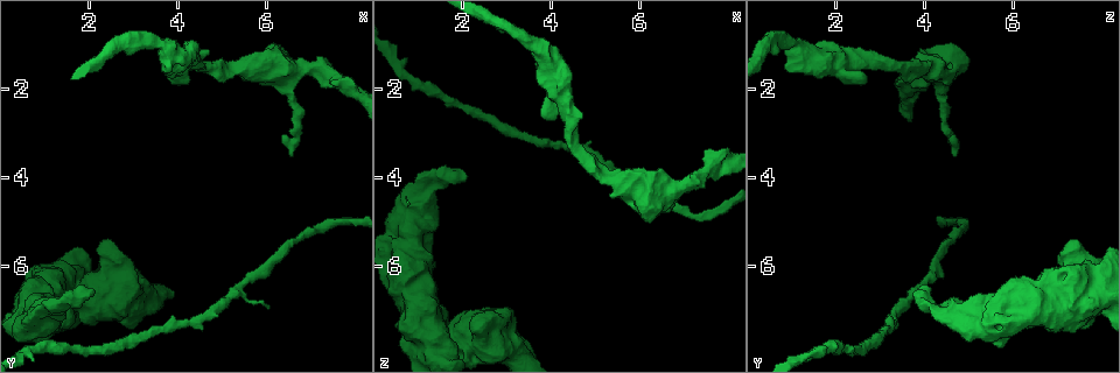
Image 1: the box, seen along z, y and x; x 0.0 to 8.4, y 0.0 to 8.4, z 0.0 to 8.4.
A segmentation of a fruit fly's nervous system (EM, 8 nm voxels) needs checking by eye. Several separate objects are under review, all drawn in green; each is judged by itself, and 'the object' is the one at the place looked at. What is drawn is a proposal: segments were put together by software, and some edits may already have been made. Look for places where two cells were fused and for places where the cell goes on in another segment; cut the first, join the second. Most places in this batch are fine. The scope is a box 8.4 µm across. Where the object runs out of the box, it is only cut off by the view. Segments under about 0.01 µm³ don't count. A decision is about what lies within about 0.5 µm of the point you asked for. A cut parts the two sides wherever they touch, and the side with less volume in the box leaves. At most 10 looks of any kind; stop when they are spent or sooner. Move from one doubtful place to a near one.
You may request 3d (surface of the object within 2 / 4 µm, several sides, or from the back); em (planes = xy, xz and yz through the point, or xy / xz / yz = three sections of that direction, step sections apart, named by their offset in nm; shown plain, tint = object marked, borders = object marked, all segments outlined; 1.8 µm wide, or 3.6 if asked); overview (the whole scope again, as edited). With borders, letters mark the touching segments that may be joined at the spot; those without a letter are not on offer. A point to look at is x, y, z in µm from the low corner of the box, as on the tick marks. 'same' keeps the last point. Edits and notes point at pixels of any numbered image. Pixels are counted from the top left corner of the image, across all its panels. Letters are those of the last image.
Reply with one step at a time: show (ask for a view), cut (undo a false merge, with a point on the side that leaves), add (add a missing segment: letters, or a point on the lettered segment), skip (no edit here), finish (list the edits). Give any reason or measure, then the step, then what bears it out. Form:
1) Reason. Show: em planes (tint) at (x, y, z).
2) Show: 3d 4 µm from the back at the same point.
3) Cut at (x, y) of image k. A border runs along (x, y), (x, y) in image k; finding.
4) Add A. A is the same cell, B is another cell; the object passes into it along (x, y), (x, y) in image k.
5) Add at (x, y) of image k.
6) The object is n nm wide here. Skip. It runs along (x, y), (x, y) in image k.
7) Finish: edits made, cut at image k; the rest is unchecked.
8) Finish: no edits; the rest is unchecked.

Free end. Show: 3d 2 µm at (2.05, 6.55, 4.05).

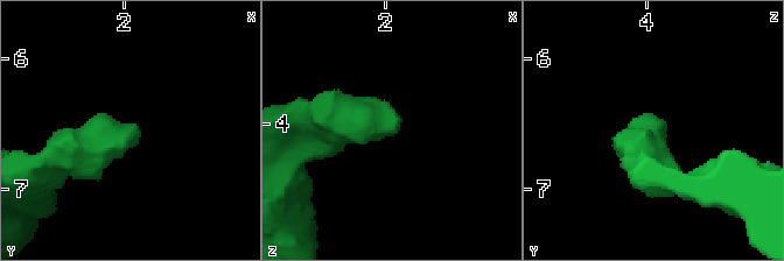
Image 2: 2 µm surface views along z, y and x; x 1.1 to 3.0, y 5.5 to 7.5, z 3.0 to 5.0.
Show: em xy step 16 (plain) at (2.08, 6.54, 4.06).

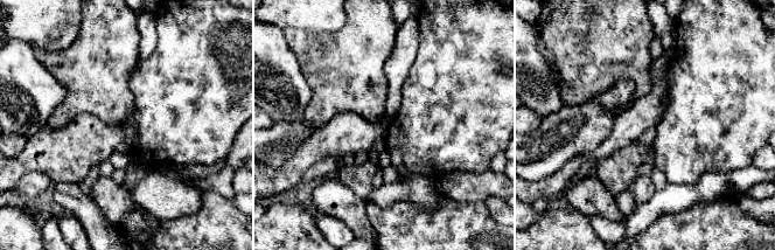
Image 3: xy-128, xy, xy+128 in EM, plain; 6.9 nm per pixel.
Show: em xy step 16 (borders) at the same point.

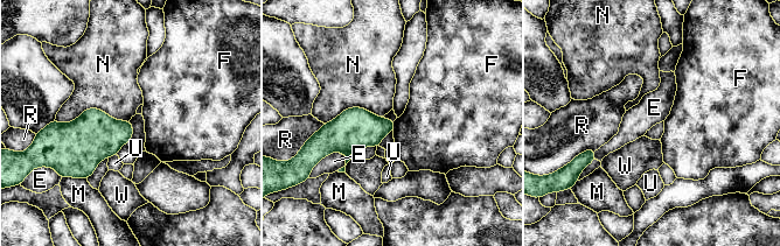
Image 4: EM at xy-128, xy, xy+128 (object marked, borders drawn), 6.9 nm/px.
Skip. E, F, M, N, R, U and W are other cells; no lettered segment goes on from it.

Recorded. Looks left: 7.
Free end. Show: 3d 2 µm at (6.60, 3.55, 4.70).

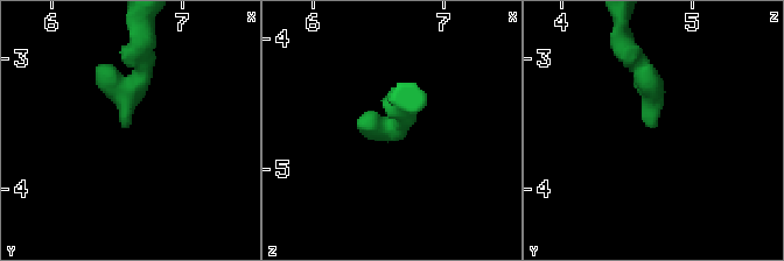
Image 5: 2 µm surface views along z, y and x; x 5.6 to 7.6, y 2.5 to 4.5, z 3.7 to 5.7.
Need the tissue. Show: em planes (borders) at (6.56, 3.52, 4.72).

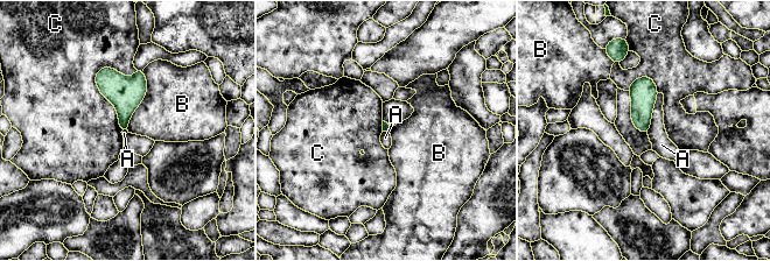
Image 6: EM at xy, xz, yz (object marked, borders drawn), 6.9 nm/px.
The longest contact is with C, 460 nm. Skip. A, B and C are other cells; a border runs along (658, 93), (651, 125), (646, 132) in image 6; no lettered segment goes on from it.

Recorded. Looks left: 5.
Sharp bend. Show: em xy step 4 (tint) at (4.35, 1.30, 2.35).

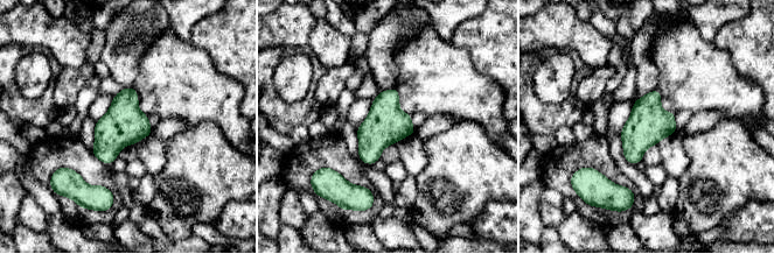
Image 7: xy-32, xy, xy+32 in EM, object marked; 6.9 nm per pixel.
Another direction. Show: em planes (borders) at the same point.

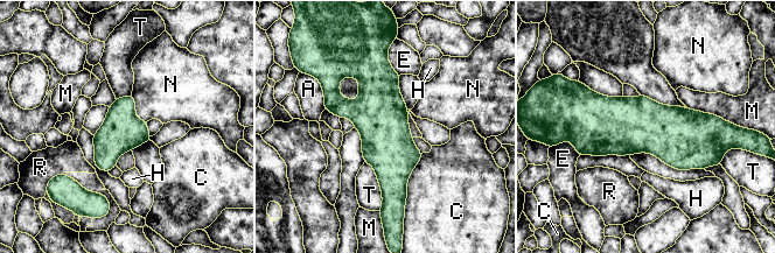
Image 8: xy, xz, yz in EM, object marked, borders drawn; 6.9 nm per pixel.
Skip. A, C, E, H, M, N, R and T are other cells; it runs along (379, 61), (391, 201) in image 8; continuous, no second cell.

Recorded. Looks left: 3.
Free end. Show: em planes (borders) at (6.15, 1.20, 4.90).

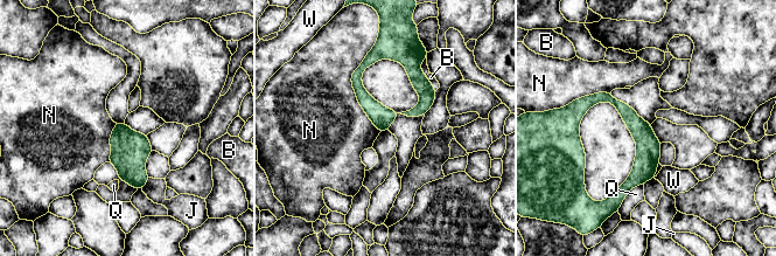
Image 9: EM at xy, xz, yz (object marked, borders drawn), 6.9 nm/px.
Skip. B, J, N, Q and W are other cells; no lettered segment goes on from it.

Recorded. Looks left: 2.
Finish: no edits; the rest is unchecked.

